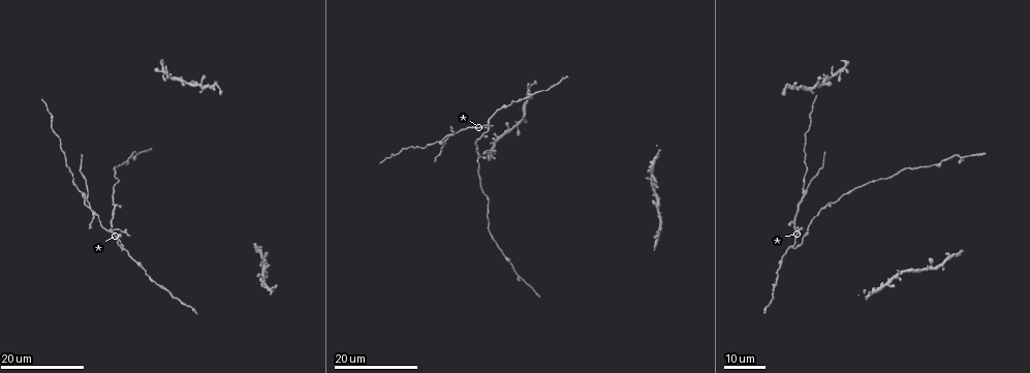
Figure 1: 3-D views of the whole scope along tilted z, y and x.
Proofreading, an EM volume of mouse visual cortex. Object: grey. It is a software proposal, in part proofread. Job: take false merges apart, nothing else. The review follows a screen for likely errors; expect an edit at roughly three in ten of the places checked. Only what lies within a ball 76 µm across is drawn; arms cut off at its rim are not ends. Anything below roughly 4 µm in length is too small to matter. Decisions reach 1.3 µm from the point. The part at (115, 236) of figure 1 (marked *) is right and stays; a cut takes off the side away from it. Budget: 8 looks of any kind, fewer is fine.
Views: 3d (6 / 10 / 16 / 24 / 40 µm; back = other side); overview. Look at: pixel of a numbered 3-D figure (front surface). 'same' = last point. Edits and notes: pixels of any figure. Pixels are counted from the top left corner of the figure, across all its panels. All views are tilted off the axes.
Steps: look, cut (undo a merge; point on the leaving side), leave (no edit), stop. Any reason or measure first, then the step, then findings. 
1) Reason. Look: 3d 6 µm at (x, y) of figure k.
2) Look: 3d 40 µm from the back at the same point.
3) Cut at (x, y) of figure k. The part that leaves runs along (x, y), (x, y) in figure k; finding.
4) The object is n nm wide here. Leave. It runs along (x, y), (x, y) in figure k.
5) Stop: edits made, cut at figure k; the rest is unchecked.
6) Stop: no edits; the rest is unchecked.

Arms part here. Look: 3d 16 µm at (795, 229) of figure 1.

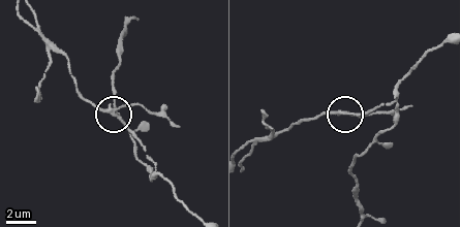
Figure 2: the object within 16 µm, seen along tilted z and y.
Look: 3d 10 µm at (344, 110) of figure 2.

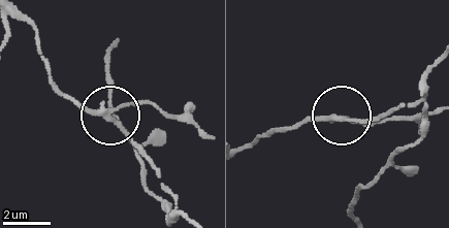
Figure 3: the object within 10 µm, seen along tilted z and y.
The object is 180 nm wide here. Cut at (133, 103) of figure 3. The part that leaves runs along (104, 110), (147, 104), (188, 118), (206, 134) in figure 3; a second neuron is stuck on.

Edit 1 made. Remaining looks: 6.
Calibre changes. Look: 3d 16 µm at (480, 157) of figure 1.

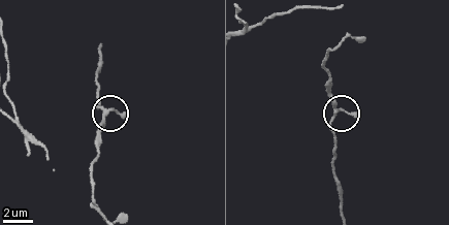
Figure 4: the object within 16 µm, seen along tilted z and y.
Look: 3d 6 µm at (333, 112) of figure 4.

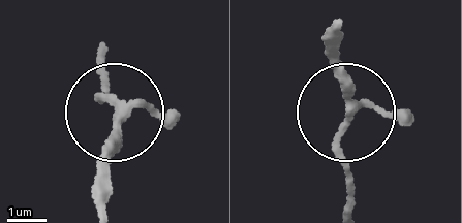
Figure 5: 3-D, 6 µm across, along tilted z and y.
Leave. It runs along (96, 204), (113, 116), (94, 70) in figure 5; all the same neuron.

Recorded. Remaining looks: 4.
Narrows sharply. Look: 3d 16 µm at (525, 100) of figure 1.

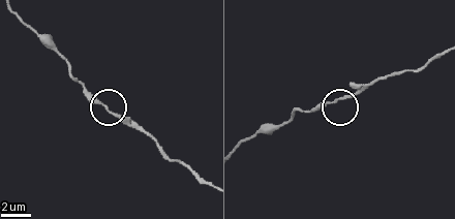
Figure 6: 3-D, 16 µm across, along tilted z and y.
Look: 3d 10 µm at (336, 98) of figure 6.

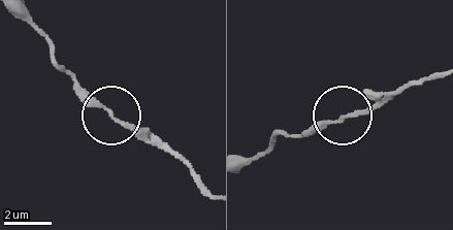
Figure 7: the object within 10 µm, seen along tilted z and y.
The object is 170 nm wide here. Leave. It runs along (20, 19), (112, 113), (171, 154) in figure 7; one neuron here.

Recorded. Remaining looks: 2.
A fork. Look: 3d 24 µm at (487, 121) of figure 1.

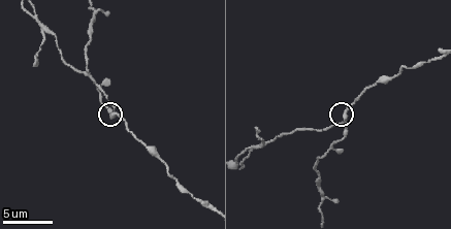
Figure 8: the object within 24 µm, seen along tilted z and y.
Zoom in. Look: 3d 6 µm at (114, 116) of figure 8.

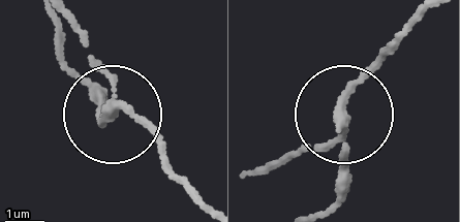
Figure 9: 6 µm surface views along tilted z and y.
The side arm is 64 µm long; 3 arms meet here. Leave. Continuous, no second neuron.

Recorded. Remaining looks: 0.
Stop: edits made, cut at figure 3; the rest is unchecked.

